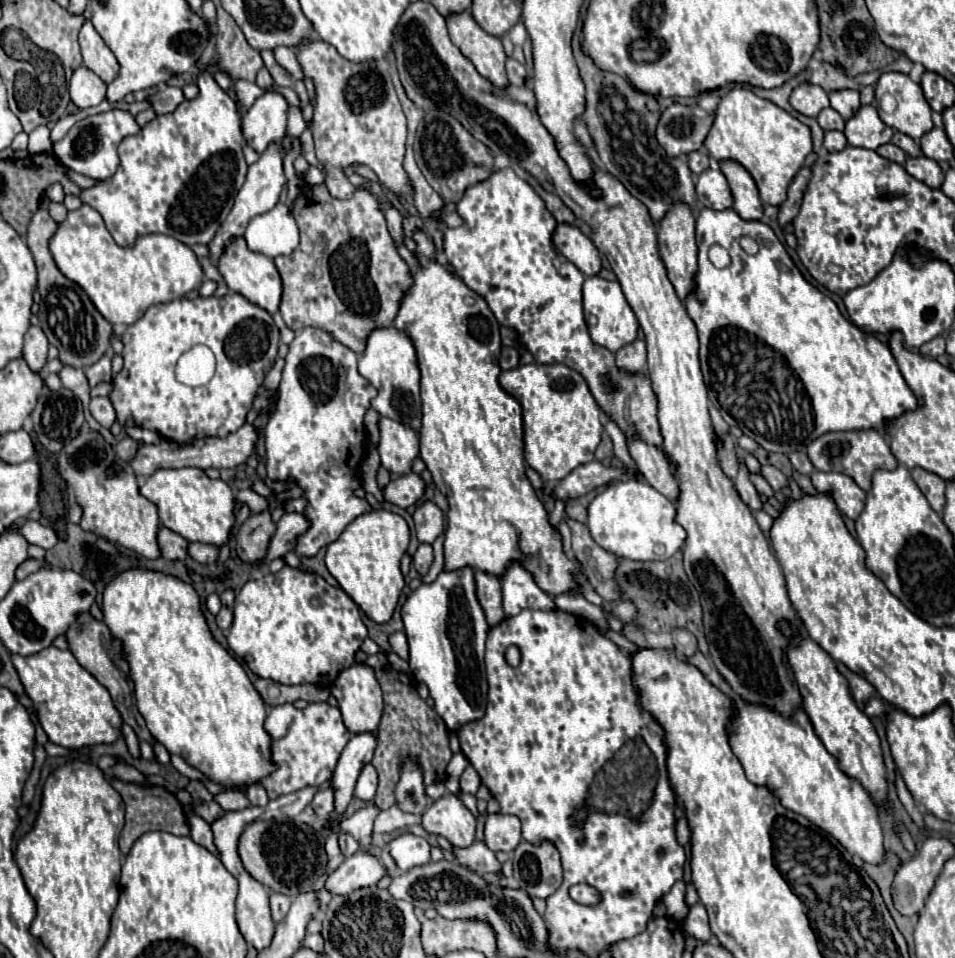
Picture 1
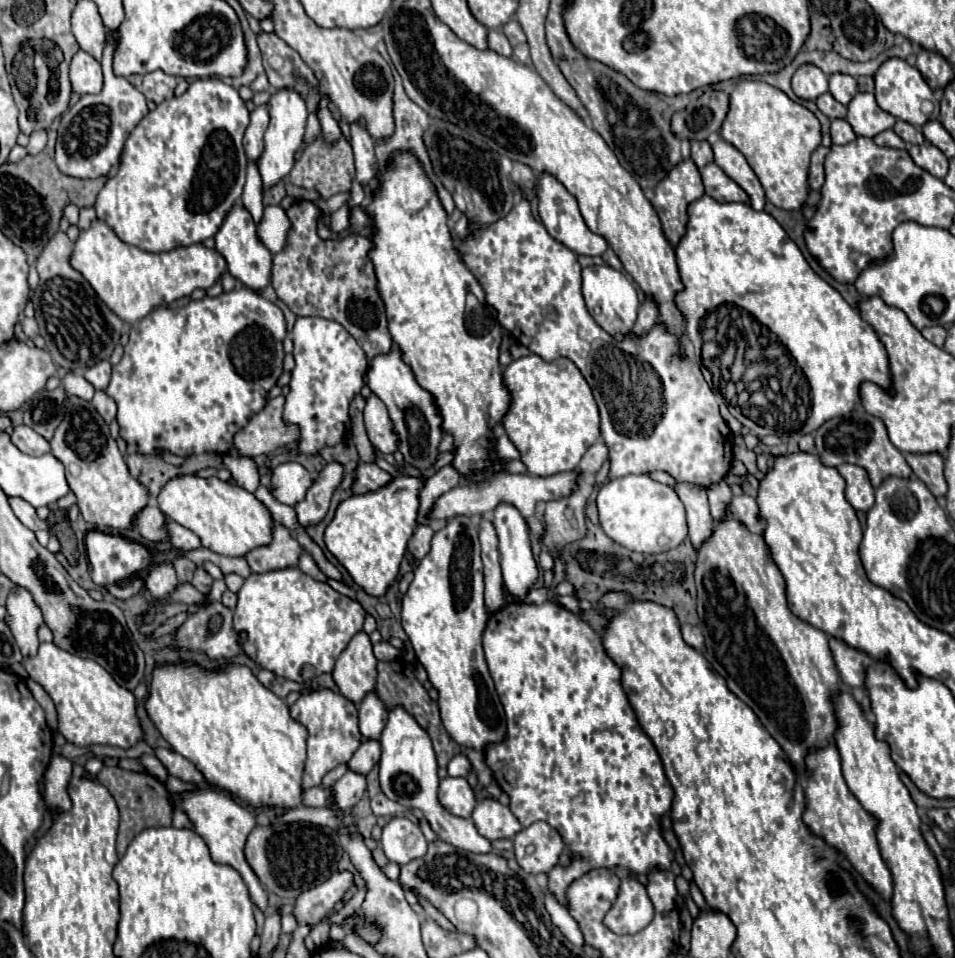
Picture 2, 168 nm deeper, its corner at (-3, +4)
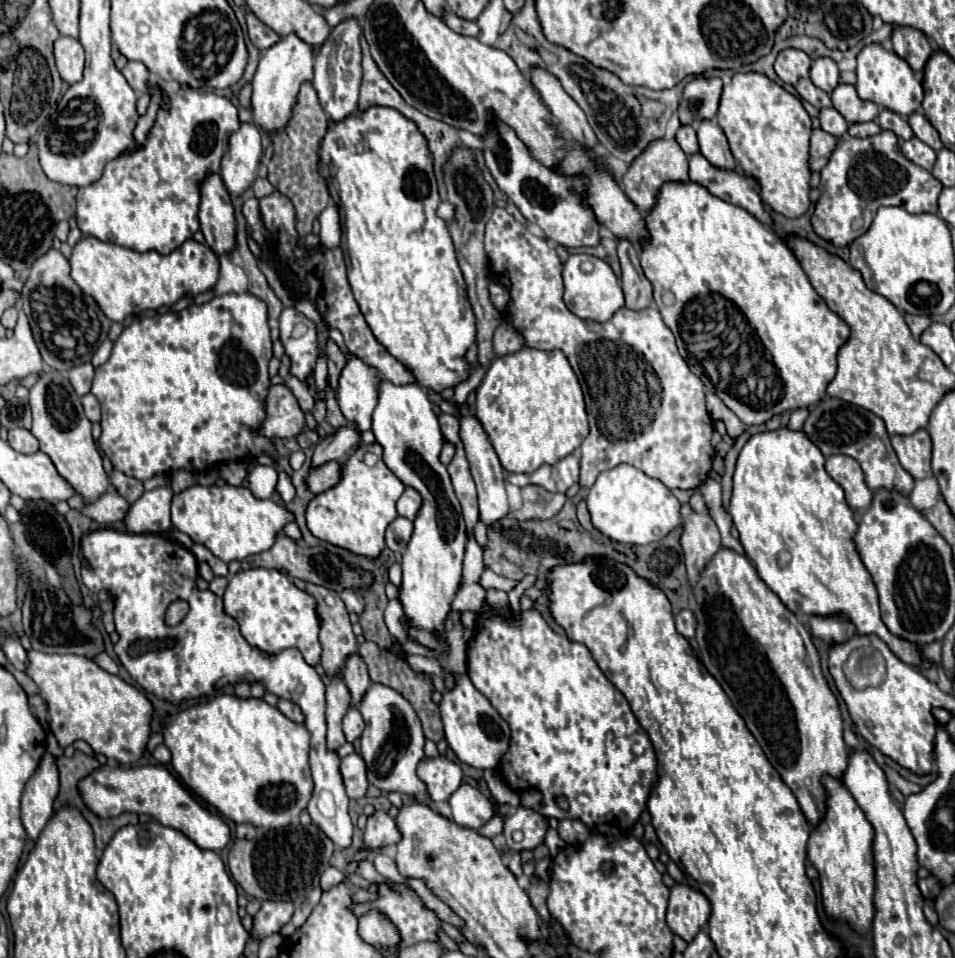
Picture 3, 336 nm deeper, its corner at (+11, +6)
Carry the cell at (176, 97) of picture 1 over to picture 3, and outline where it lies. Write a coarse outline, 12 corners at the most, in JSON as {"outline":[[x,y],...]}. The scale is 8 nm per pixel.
{"outline":[[127,61],[123,75],[137,95],[147,91],[149,71],[143,63]]}

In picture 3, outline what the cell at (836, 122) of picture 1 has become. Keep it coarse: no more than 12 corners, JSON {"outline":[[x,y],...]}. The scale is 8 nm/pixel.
{"outline":[[799,79],[797,93],[813,107],[831,105],[831,97],[811,79]]}

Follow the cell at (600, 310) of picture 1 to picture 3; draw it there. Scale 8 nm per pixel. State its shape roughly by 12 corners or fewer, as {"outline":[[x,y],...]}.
{"outline":[[569,255],[565,305],[603,323],[625,305],[613,269]]}

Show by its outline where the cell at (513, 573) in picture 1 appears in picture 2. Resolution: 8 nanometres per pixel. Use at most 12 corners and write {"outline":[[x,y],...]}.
{"outline":[[513,505],[493,511],[505,589],[525,601],[539,579],[527,523]]}

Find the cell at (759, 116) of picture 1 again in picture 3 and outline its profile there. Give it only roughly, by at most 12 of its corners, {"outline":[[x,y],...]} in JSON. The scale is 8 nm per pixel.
{"outline":[[763,73],[733,75],[717,123],[763,201],[811,207],[811,117]]}

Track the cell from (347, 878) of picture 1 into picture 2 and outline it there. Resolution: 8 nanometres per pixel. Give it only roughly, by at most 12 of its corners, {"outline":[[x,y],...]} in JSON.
{"outline":[[337,871],[295,901],[299,925],[317,923],[353,885],[351,871]]}

